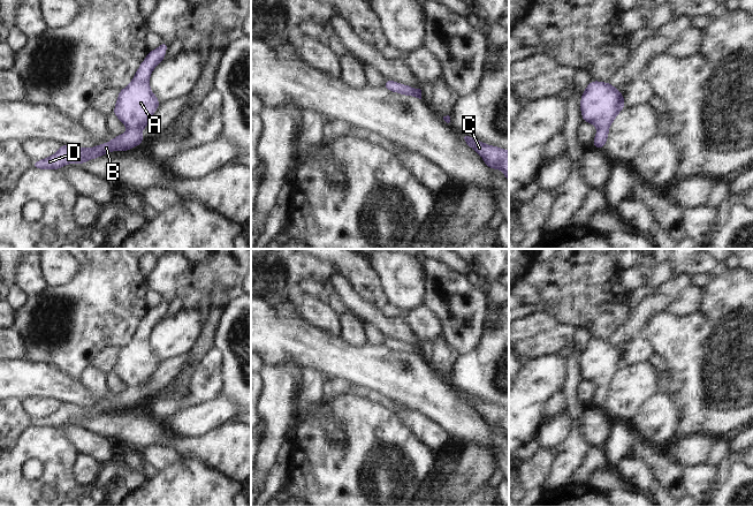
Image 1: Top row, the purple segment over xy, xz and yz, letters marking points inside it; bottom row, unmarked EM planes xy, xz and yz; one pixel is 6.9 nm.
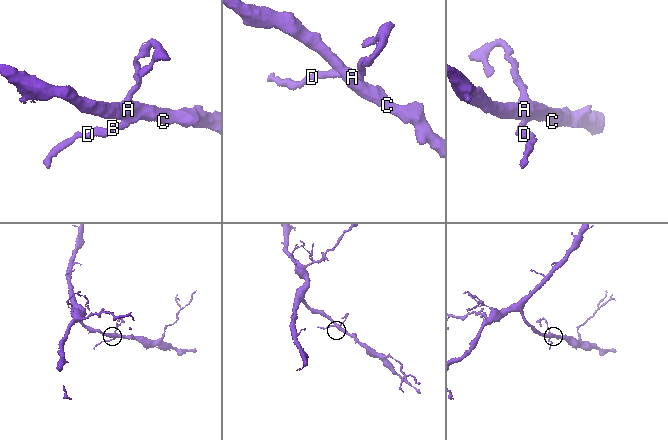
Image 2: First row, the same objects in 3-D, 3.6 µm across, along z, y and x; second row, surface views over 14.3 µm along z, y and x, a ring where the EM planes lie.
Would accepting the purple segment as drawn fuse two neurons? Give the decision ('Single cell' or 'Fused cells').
Single cell.

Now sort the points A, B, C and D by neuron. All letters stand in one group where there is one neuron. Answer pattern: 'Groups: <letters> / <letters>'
Groups: A B C D.

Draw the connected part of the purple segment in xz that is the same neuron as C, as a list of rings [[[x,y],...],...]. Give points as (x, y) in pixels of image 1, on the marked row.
[[[466,134],[462,139],[474,150],[490,169],[499,169],[504,173],[504,179],[509,181],[509,151],[499,146],[488,145]]]

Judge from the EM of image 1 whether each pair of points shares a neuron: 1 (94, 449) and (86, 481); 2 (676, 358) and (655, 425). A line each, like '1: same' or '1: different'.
1: different
2: different

